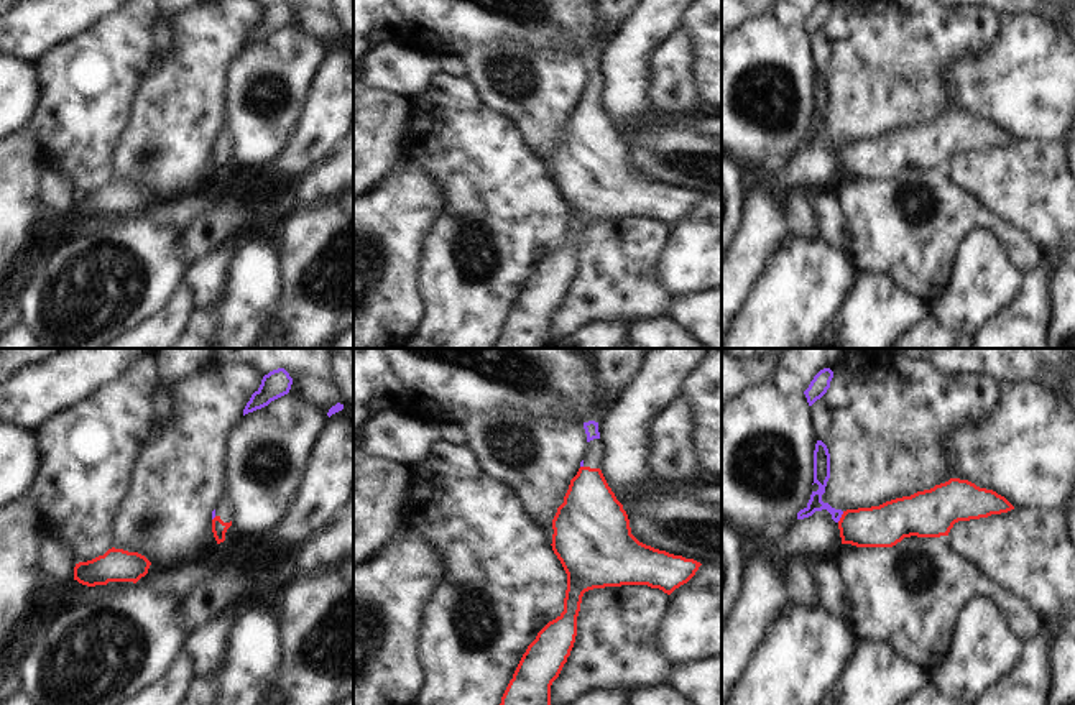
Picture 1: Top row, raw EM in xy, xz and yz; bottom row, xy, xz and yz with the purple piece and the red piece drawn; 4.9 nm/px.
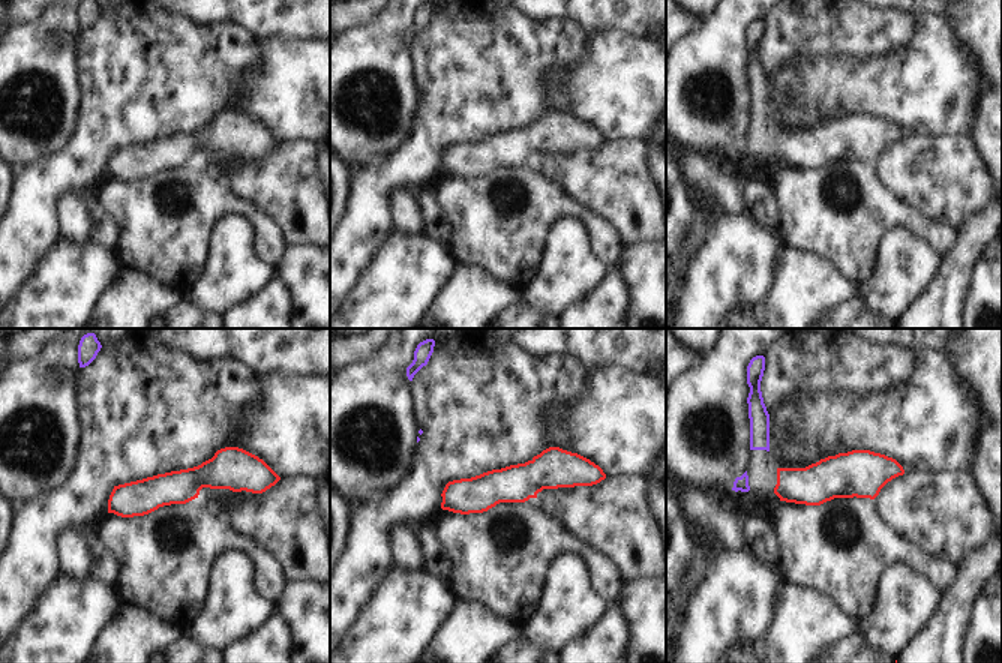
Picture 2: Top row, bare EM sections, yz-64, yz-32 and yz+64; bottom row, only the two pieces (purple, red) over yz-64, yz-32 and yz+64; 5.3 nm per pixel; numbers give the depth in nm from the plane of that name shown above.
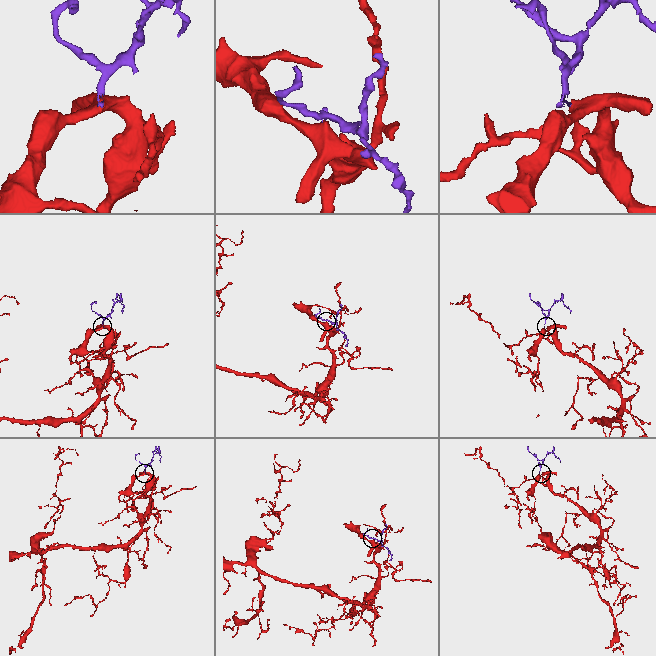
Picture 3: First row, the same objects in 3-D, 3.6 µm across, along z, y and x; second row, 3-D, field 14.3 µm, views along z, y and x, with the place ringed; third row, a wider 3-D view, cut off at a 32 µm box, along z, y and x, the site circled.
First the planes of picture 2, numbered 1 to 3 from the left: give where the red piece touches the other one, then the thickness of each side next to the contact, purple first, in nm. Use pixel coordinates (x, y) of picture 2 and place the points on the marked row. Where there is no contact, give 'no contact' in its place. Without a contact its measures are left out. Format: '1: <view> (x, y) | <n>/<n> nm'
1: no contact
2: no contact
3: no contact

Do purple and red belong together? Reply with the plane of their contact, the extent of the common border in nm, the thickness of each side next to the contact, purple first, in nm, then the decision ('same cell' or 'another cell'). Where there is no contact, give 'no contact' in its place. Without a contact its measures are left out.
contact in yz; length 70 nm; calibres 80 and 200 nm; same cell

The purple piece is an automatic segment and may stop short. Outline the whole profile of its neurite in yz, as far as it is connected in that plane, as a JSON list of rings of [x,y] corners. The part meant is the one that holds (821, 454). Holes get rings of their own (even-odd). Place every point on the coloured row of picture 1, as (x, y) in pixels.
[[[817,440],[814,450],[814,483],[819,485],[812,491],[810,500],[804,509],[797,513],[797,519],[812,516],[815,511],[827,509],[832,519],[838,524],[842,544],[856,547],[893,547],[904,537],[940,537],[948,536],[950,529],[958,521],[970,521],[1001,514],[1014,509],[1014,506],[993,490],[980,488],[968,480],[950,478],[945,483],[935,485],[930,490],[917,491],[911,496],[896,498],[879,506],[858,509],[835,509],[822,501],[827,482],[830,478],[830,454],[822,440]]]

